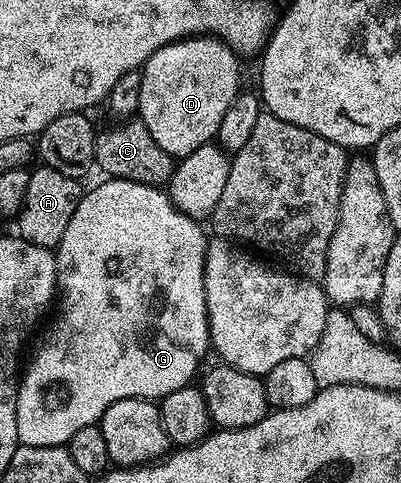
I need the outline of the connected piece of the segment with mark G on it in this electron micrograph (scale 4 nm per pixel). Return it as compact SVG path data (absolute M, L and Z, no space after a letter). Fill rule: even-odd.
M108 177L107 182L103 182L100 186L95 186L92 190L88 189L83 197L79 199L77 208L73 212L73 220L69 220L69 228L65 228L65 236L61 236L57 249L54 251L55 256L55 281L57 283L57 309L54 311L55 319L51 322L51 327L47 330L47 335L43 338L43 343L39 346L39 351L31 358L31 363L26 363L25 369L22 371L19 379L19 391L17 392L17 436L21 446L66 446L68 440L73 437L76 432L81 432L81 428L93 426L103 417L105 408L109 408L109 404L117 404L117 400L129 400L130 398L146 398L148 400L162 400L165 396L169 396L169 392L177 392L177 388L185 388L192 385L196 381L197 375L200 373L199 365L203 362L203 357L209 354L209 343L211 333L207 327L207 300L205 298L205 252L209 241L208 235L203 235L203 230L196 219L189 217L188 214L182 214L178 208L171 203L171 195L166 189L150 186L149 184L141 184L140 182L130 182L124 178Z

